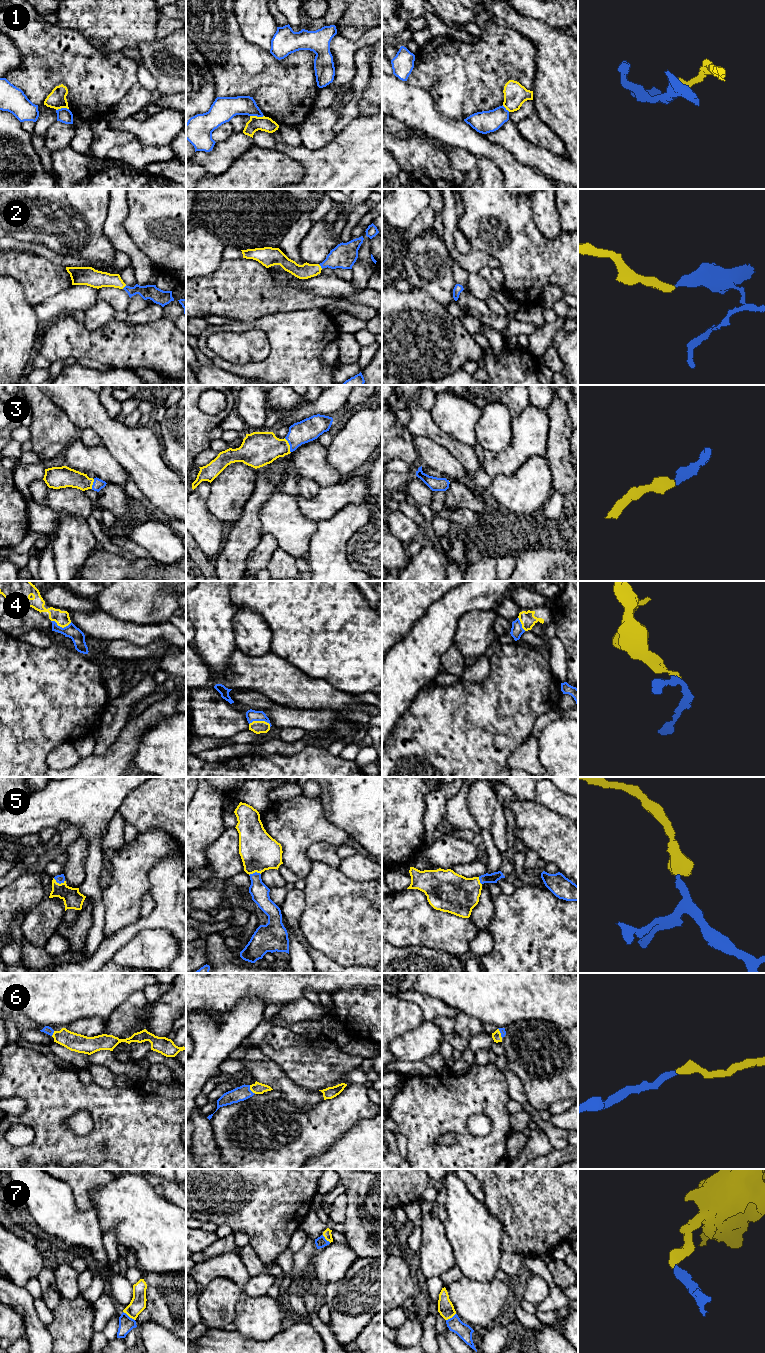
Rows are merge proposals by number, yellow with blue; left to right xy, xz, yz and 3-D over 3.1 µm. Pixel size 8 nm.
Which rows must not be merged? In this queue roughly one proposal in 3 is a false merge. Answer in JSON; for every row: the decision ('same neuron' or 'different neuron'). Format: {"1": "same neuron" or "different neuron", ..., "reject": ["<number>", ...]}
{"1": "different neuron", "2": "same neuron", "3": "same neuron", "4": "same neuron", "5": "same neuron", "6": "same neuron", "7": "same neuron", "reject": ["1"]}

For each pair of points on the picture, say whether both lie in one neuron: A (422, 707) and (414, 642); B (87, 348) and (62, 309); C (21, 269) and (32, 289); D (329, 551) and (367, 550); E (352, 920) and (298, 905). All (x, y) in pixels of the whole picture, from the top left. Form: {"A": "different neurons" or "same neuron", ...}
{"A": "different neurons", "B": "different neurons", "C": "same neuron", "D": "different neurons", "E": "different neurons"}

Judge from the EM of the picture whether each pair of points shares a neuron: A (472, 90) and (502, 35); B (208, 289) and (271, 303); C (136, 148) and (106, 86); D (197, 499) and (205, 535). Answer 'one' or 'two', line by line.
A: one
B: one
C: two
D: one

